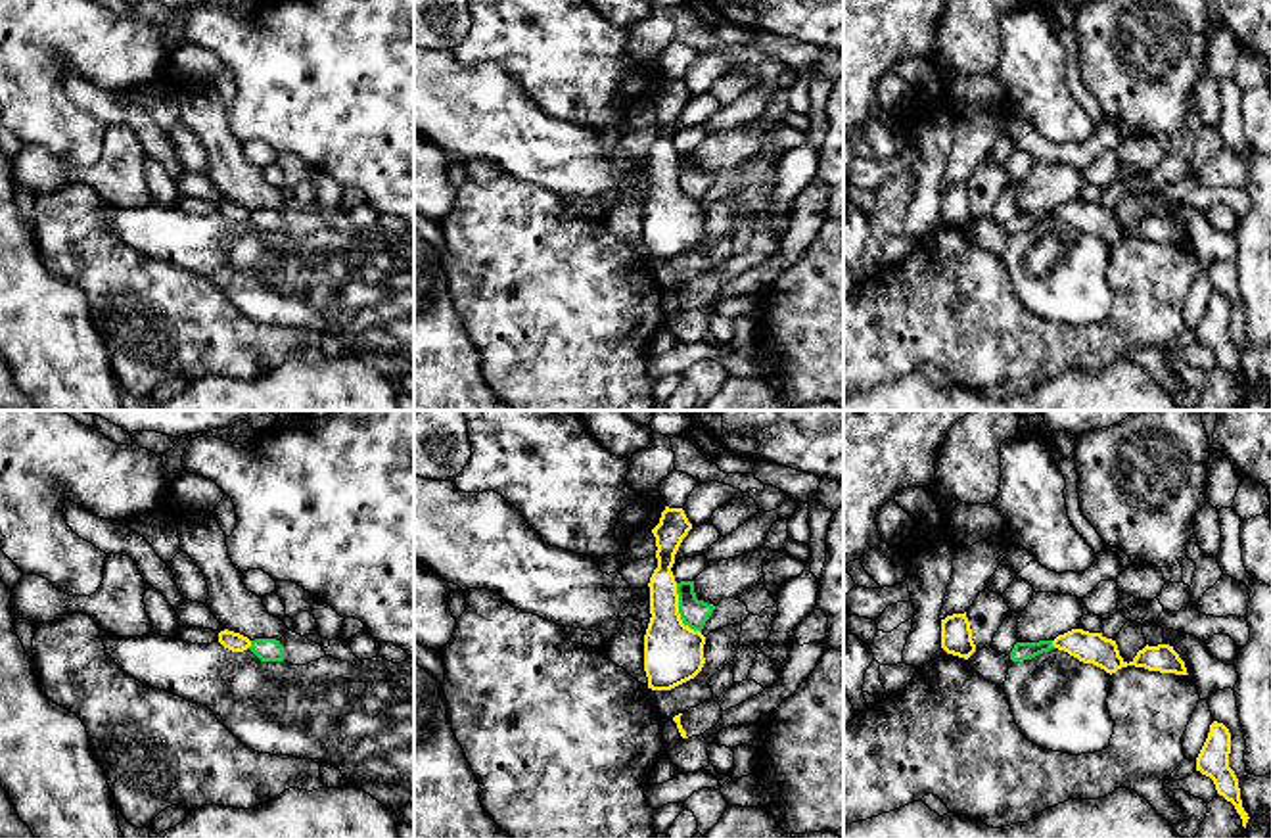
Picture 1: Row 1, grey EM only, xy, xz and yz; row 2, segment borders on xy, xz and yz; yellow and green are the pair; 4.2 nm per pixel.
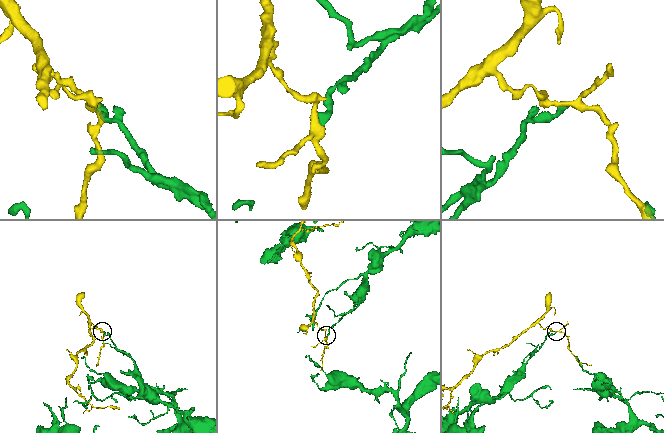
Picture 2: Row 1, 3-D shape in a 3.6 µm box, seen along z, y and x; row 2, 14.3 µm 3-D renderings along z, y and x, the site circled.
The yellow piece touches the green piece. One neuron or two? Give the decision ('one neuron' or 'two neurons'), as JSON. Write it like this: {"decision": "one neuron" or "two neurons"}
{"decision": "two neurons"}

